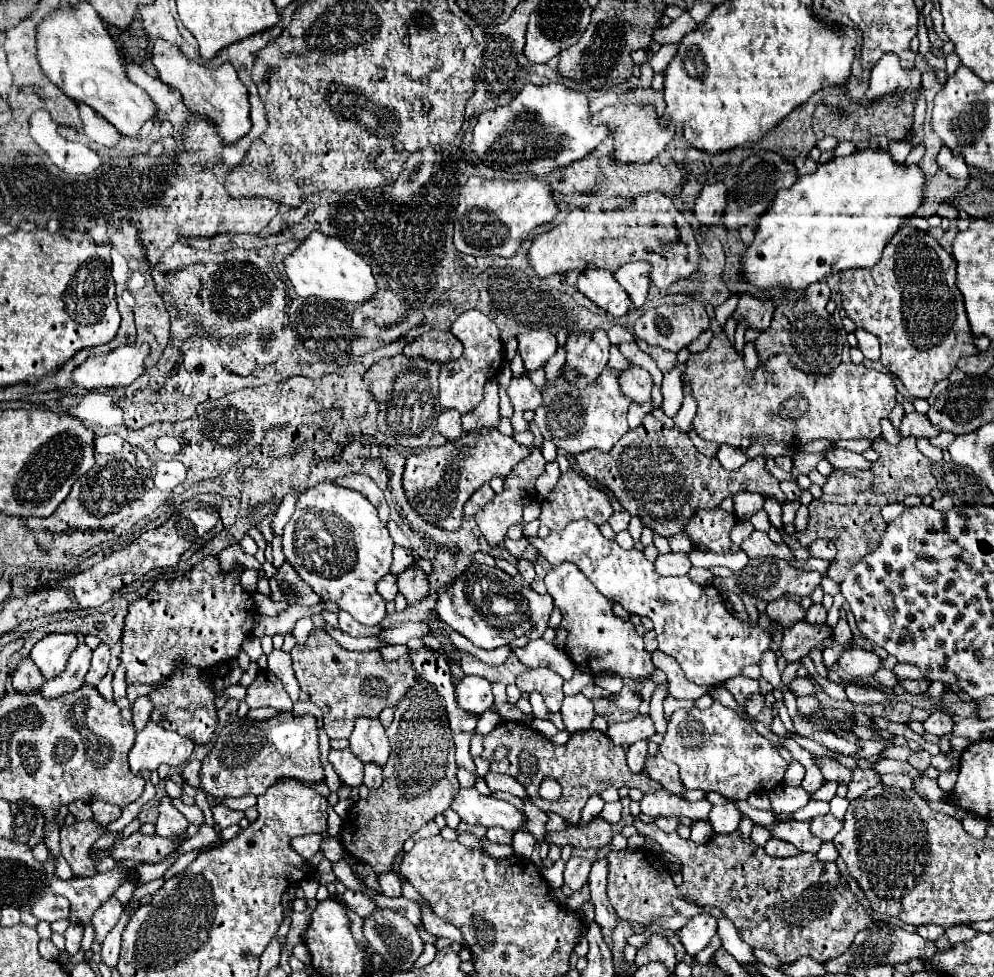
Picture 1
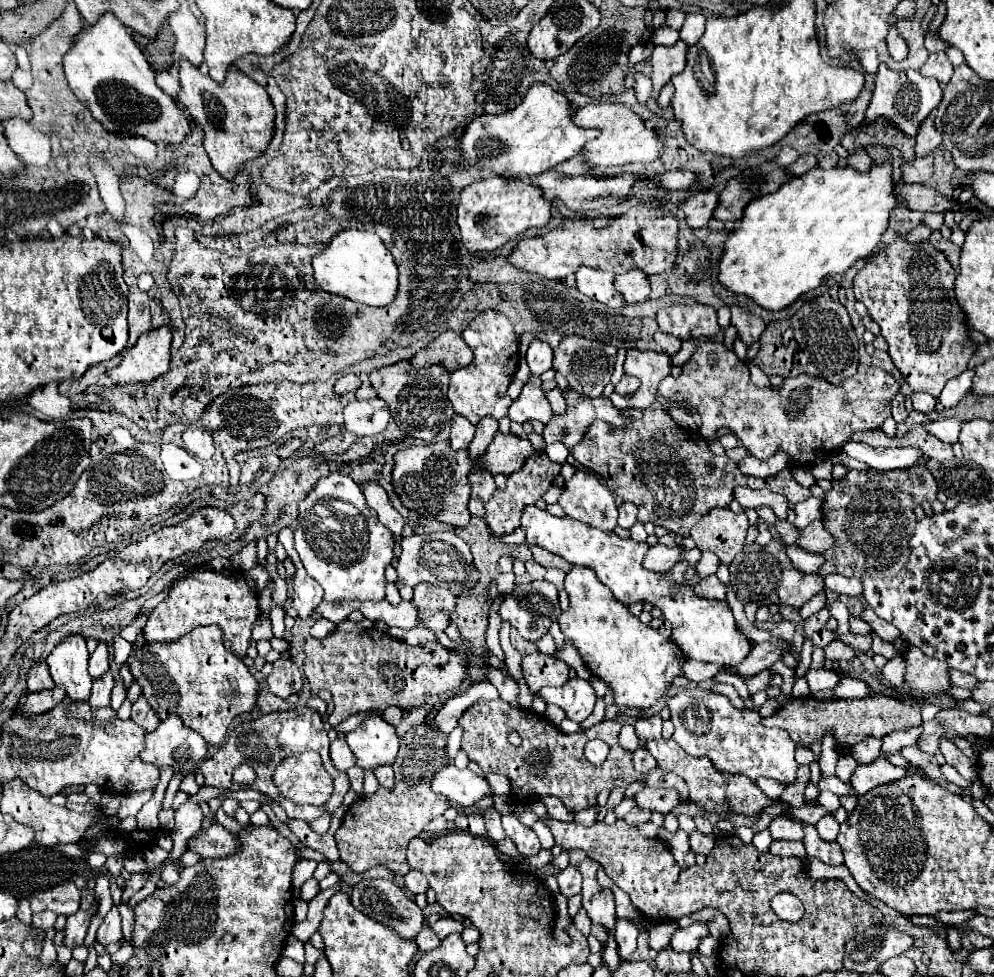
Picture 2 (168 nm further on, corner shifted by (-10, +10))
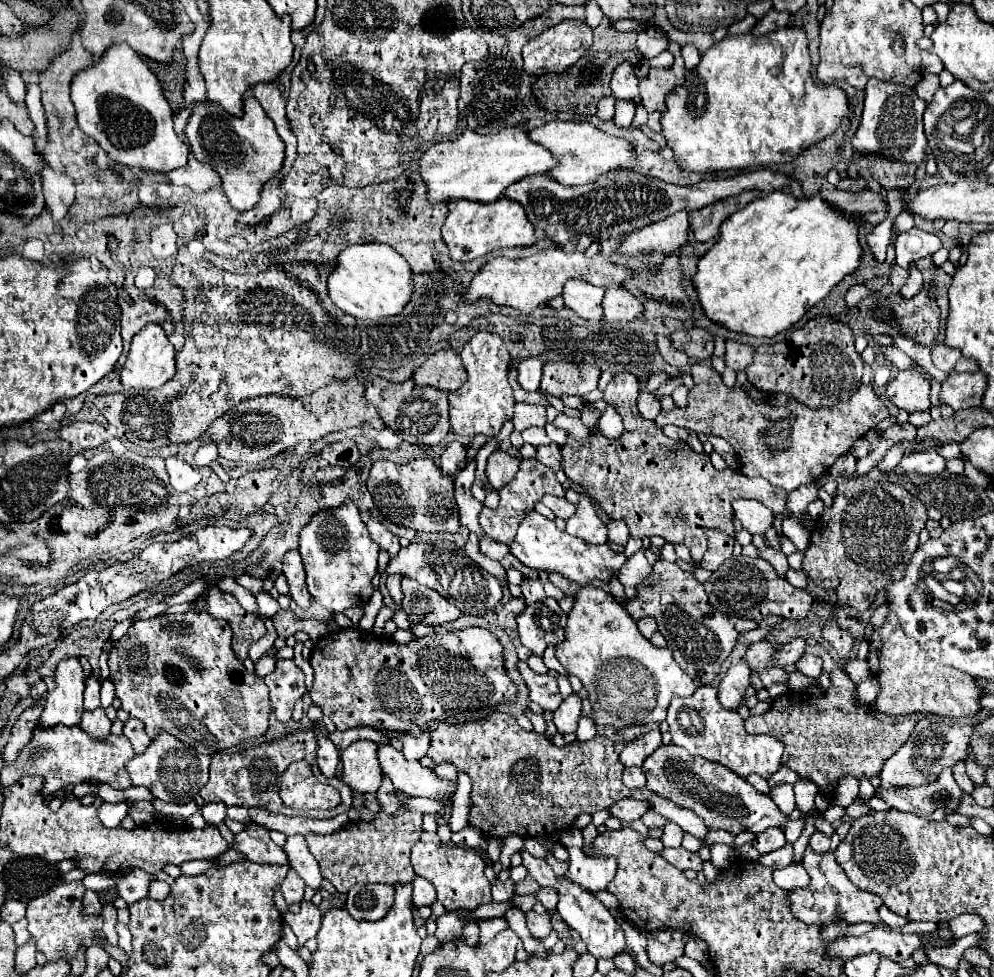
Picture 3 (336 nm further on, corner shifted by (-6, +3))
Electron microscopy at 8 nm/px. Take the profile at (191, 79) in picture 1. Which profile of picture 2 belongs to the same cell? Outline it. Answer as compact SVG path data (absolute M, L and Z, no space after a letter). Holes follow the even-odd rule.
M188 61L180 63L180 83L182 89L178 95L178 105L184 107L188 121L198 123L204 131L204 147L214 169L226 181L234 181L248 161L266 151L274 135L276 111L266 89L236 69L230 69L226 81L220 85L212 81L212 77L202 75L200 69L192 67Z

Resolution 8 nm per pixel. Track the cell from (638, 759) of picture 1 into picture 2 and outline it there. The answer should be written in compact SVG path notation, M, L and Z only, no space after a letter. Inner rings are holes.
M640 747L640 749L634 751L634 769L636 769L638 773L648 773L648 771L652 771L654 767L656 767L656 759L648 753L648 749Z

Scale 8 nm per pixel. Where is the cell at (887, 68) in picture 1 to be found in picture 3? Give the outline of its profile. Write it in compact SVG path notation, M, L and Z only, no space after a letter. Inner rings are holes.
M870 78L864 88L864 114L858 132L852 138L852 146L858 152L878 152L886 158L920 164L924 160L926 136L922 128L922 114L926 102L906 84L882 82Z

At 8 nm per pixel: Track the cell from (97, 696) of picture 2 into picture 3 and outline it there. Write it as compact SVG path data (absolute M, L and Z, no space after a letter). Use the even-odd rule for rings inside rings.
M96 708L92 712L84 712L80 728L86 728L86 732L92 738L100 738L100 736L108 736L110 734L110 726L112 722L106 718L104 708Z

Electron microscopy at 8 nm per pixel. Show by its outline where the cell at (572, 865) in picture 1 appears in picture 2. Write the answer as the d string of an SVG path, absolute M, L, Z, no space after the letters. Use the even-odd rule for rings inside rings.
M566 867L564 871L560 871L556 875L558 879L558 887L560 887L560 893L564 897L572 897L572 895L578 895L580 889L582 889L582 877L580 877L580 871L576 867Z

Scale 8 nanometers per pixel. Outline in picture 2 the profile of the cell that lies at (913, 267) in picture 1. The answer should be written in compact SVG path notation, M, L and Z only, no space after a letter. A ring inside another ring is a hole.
M896 237L894 243L886 245L886 249L868 259L854 277L856 299L868 307L870 317L880 325L880 335L890 345L888 355L914 393L922 391L938 397L946 381L966 369L976 349L976 343L966 337L968 327L964 325L964 313L954 295L954 277L956 271L932 243L912 245L906 237Z

